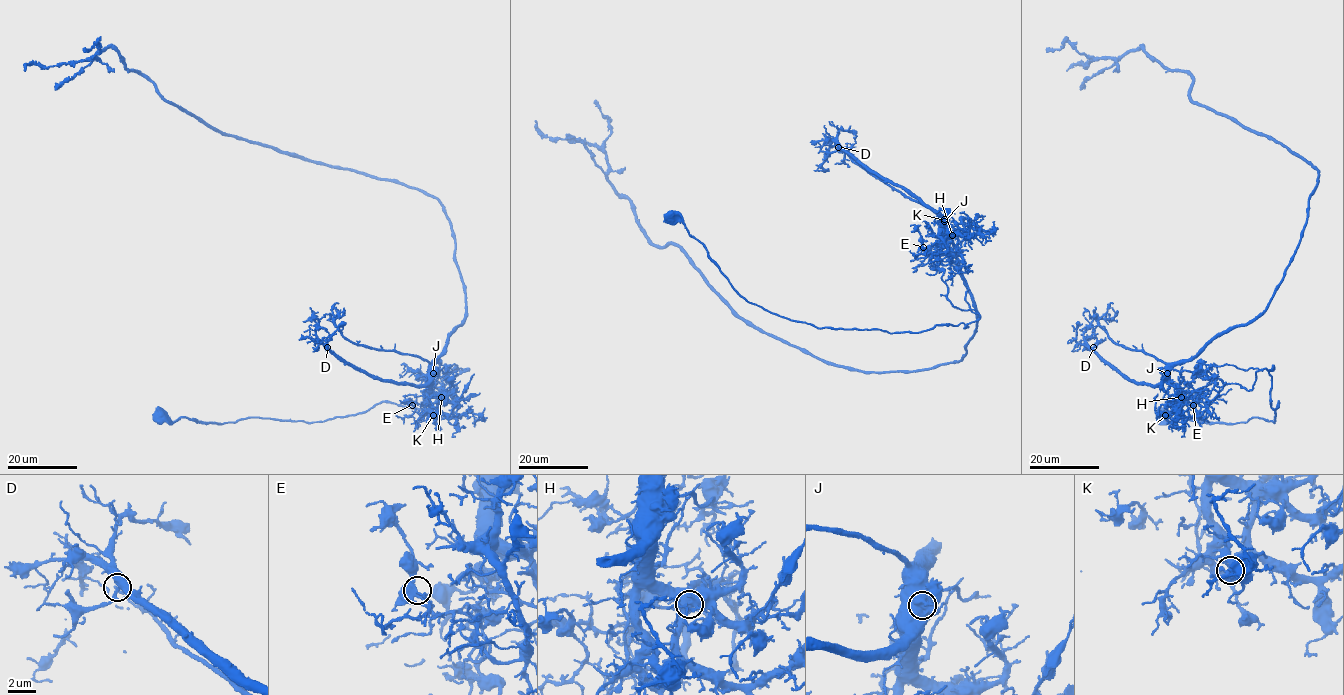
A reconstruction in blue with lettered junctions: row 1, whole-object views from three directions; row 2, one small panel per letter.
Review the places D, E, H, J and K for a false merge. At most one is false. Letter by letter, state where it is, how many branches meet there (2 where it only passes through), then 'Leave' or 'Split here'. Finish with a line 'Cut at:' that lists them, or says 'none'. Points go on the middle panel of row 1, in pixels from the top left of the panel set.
D: Place: (838, 147). Branches: 4. Leave
E: Place: (923, 247). Branches: 4. Leave
H: Place: (952, 235). Branches: 4. Leave
J: Place: (944, 221). Branches: 4. Split here
K: Place: (944, 219). Branches: 4. Leave
Cut at: J

